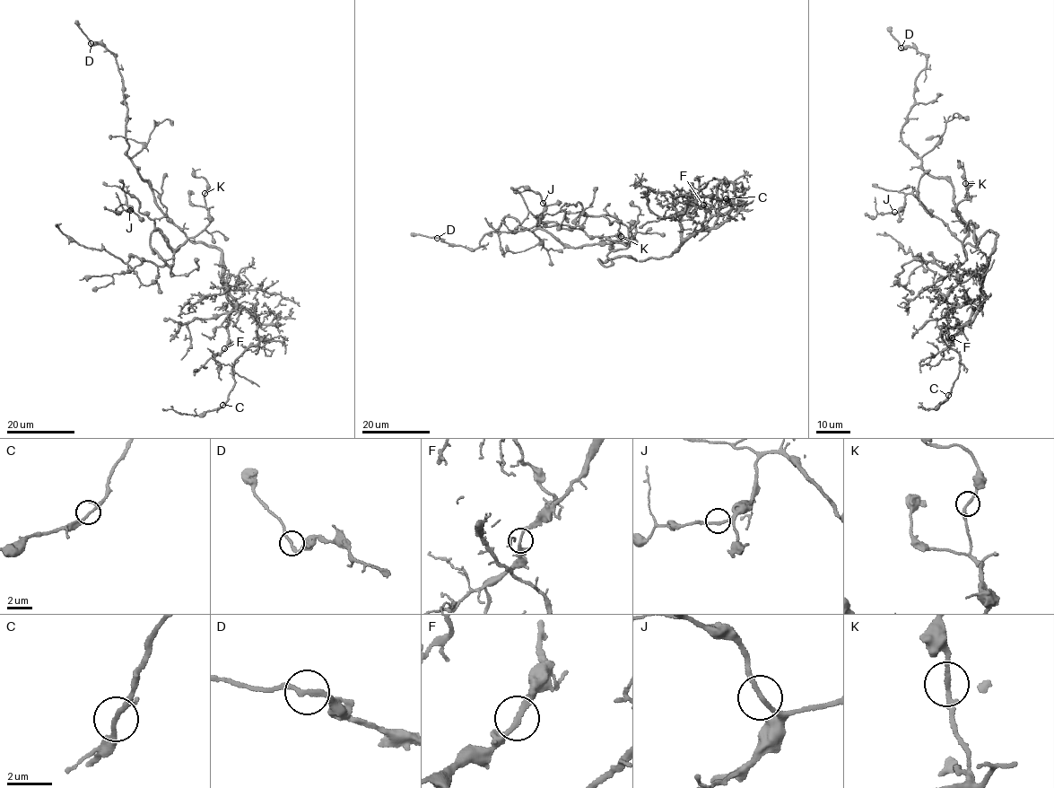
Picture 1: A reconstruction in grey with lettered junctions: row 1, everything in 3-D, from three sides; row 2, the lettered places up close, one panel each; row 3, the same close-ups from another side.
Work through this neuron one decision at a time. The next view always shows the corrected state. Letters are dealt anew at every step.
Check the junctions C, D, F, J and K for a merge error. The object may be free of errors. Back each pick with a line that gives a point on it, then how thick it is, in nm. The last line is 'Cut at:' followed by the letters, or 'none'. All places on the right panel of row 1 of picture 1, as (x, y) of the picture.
Cut at: none

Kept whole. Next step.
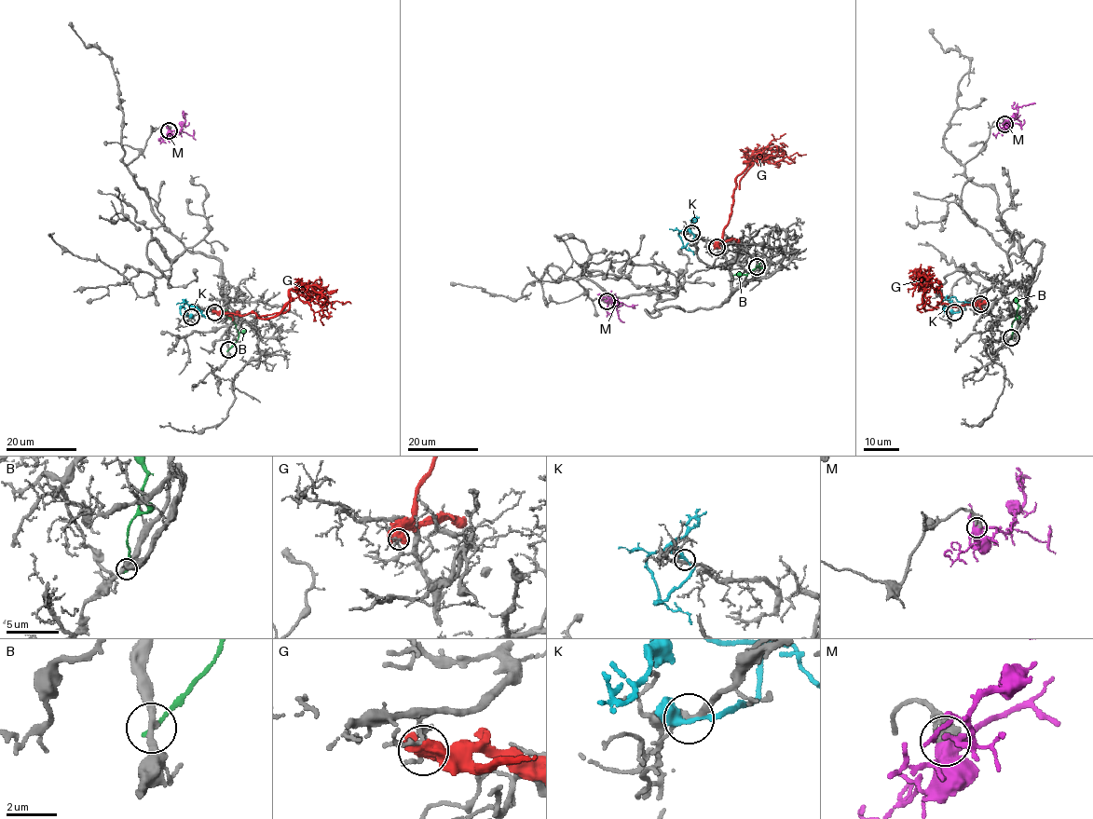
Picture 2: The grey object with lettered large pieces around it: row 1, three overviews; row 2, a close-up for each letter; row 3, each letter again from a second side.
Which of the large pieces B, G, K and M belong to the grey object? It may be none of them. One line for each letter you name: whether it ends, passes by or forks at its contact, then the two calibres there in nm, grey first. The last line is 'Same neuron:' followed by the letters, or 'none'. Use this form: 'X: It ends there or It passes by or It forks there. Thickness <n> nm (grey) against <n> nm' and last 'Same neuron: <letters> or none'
Same neuron: none

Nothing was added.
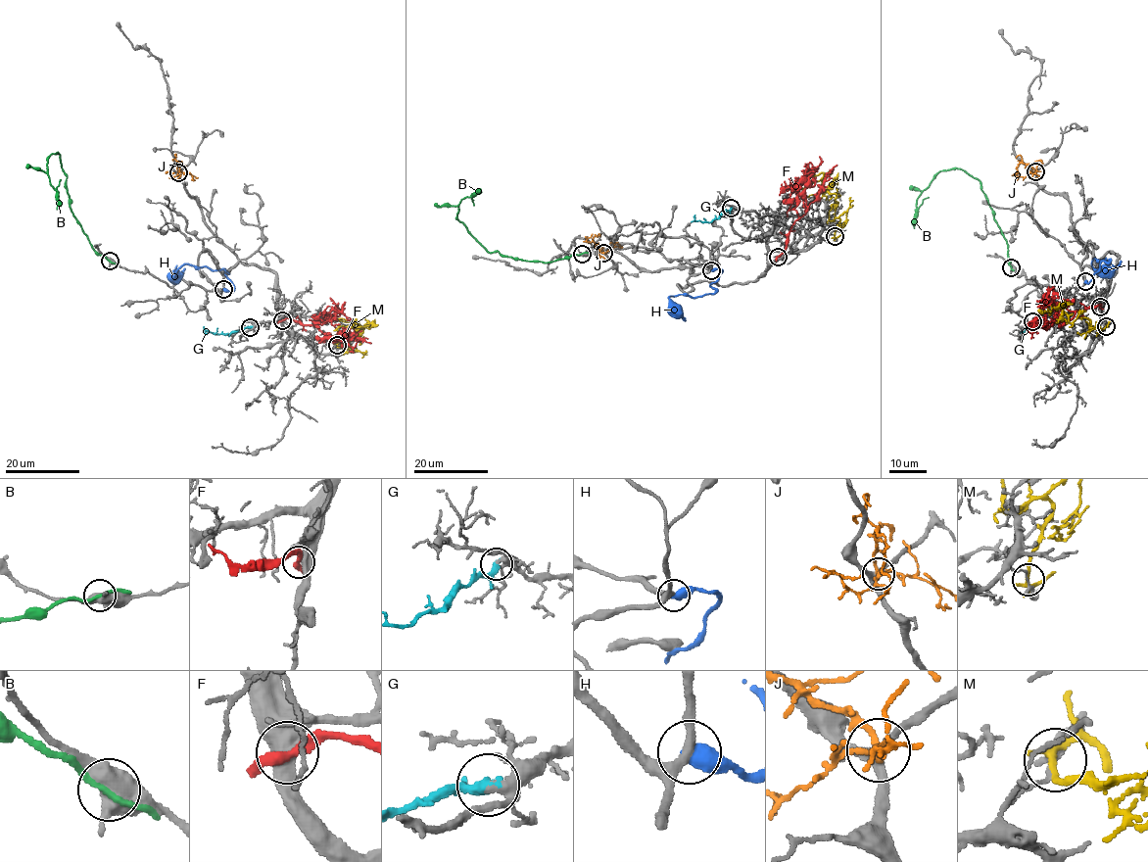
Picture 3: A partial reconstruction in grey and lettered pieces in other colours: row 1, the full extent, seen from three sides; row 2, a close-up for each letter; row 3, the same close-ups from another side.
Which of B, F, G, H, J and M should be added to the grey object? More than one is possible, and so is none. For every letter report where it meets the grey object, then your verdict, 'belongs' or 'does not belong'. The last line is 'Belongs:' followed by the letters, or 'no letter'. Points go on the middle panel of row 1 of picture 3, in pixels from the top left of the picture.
B: contact (582, 254); does not belong
F: contact (778, 257); does not belong
G: contact (731, 208); belongs
H: contact (711, 270); does not belong
J: contact (603, 253); does not belong
M: contact (835, 236); does not belong
Belongs: G

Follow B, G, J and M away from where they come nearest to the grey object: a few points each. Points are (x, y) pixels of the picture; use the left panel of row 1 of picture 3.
B: (110, 261), (93, 249), (71, 211), (67, 174), (57, 153), (47, 165), (50, 185), (57, 191), (56, 209)
G: (251, 326), (229, 334), (206, 331), (206, 334)
J: (178, 172), (178, 162), (181, 173), (177, 179)
M: (337, 345), (348, 347), (342, 338), (355, 332), (358, 332), (358, 340), (357, 323), (361, 327), (334, 330)

